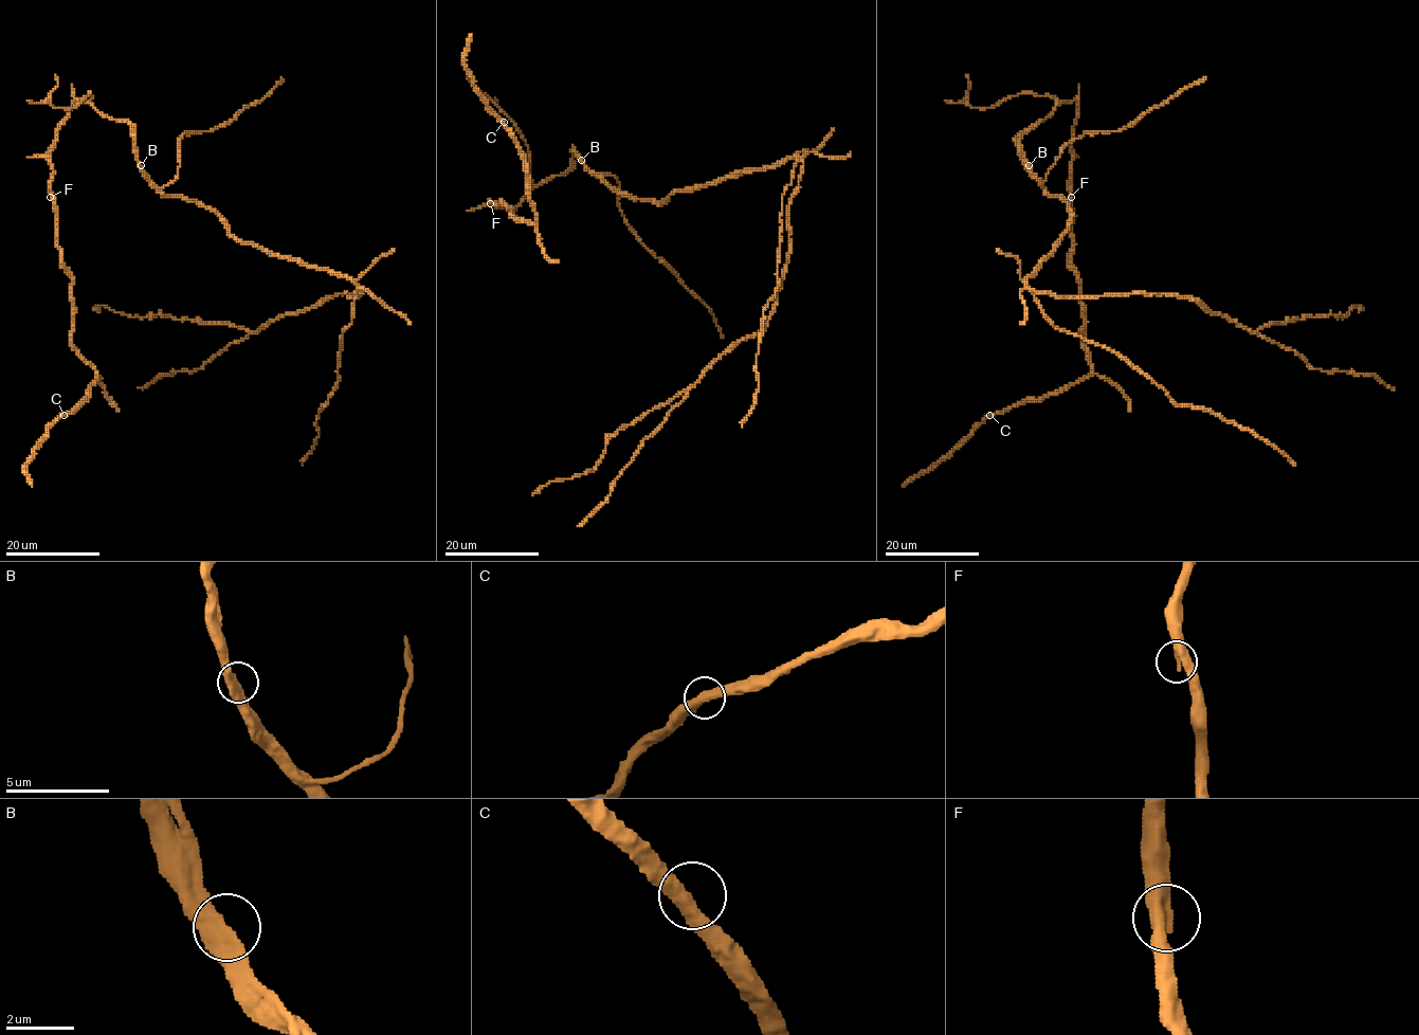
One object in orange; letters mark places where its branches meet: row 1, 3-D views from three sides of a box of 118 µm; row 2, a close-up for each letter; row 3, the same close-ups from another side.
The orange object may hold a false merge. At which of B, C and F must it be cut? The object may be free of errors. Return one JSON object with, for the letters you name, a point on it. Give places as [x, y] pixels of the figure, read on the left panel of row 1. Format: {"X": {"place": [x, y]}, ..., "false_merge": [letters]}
{"false_merge": []}

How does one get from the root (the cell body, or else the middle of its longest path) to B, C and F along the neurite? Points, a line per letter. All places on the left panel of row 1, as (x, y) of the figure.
B: (174, 198), (163, 193), (141, 165)
C: (174, 198), (139, 162), (126, 121), (74, 103), (50, 155), (51, 198), (71, 347), (96, 379), (64, 415)
F: (174, 198), (139, 162), (132, 127), (85, 102), (74, 103), (58, 129), (50, 155), (50, 197)

